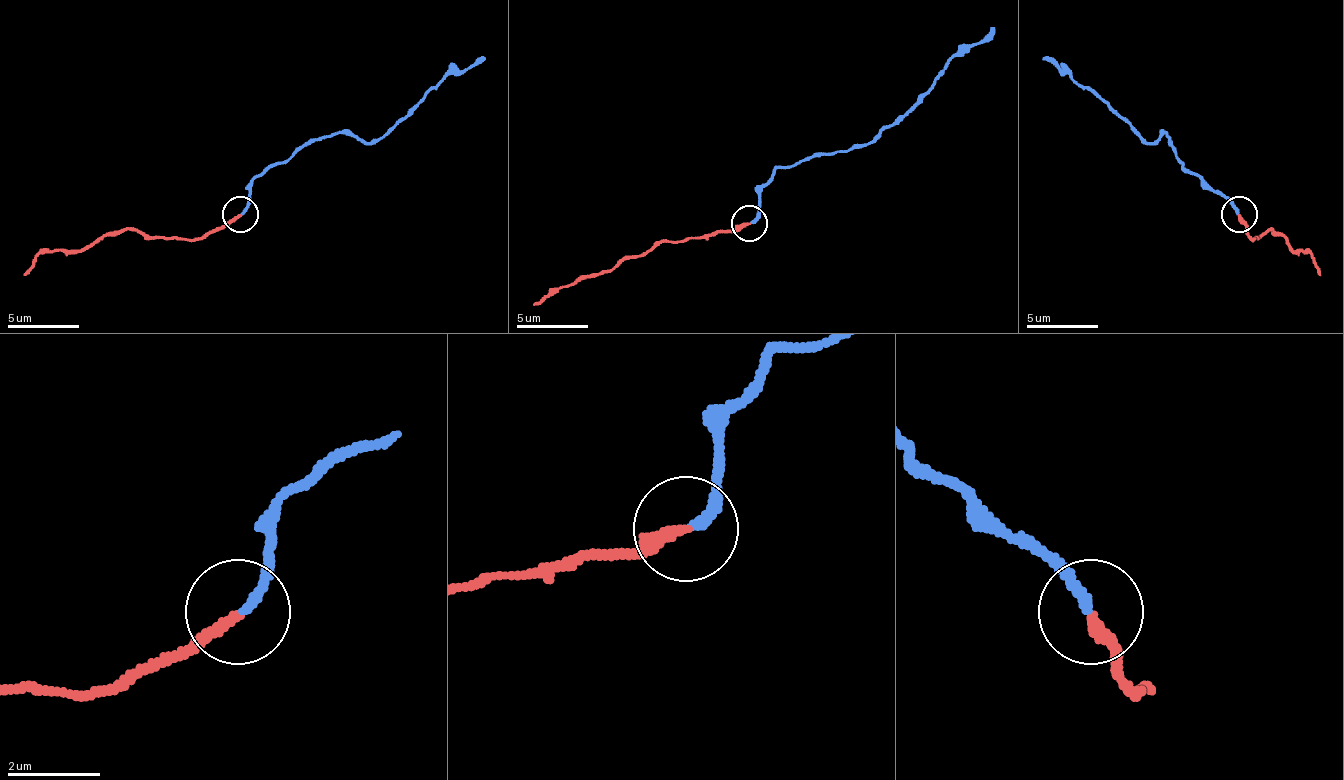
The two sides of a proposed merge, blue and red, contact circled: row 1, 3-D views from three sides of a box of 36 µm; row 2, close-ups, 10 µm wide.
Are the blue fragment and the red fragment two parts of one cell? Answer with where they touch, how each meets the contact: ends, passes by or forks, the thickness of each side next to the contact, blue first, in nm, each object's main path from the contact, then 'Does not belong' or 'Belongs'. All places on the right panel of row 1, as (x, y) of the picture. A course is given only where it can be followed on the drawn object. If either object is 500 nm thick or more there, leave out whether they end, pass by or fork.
Place: (1239, 214). At the ring blue ends. At the ring red ends. Thickness 200 nm (blue) against 240 nm. Course of blue: (1238, 215), (1231, 204), (1205, 186), (1184, 165), (1166, 132), (1151, 143), (1144, 139), (1043, 56). Course of red: (1238, 215), (1249, 226), (1252, 240), (1270, 229), (1292, 251), (1306, 251), (1321, 276). Does not belong

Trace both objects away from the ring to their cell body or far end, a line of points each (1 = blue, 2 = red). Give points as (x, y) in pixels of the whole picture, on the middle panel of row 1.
1: (750, 222), (757, 215), (757, 190), (779, 168), (847, 150), (876, 136), (959, 53), (977, 46), (995, 28)
2: (750, 222), (732, 233), (656, 240), (645, 251), (624, 255), (588, 276), (552, 291), (534, 305)

